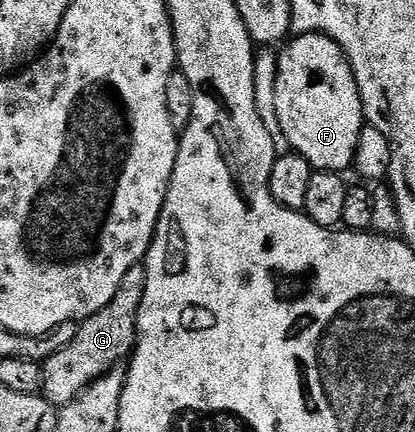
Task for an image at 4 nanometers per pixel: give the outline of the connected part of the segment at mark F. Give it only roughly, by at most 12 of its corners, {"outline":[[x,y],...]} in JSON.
{"outline":[[335,39],[281,48],[276,117],[314,171],[346,173],[364,126]]}

